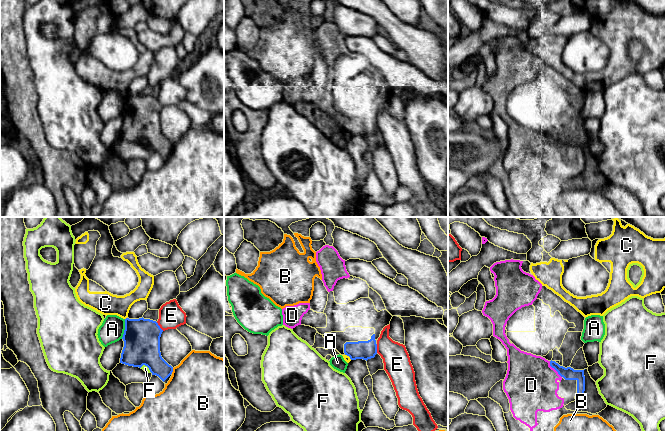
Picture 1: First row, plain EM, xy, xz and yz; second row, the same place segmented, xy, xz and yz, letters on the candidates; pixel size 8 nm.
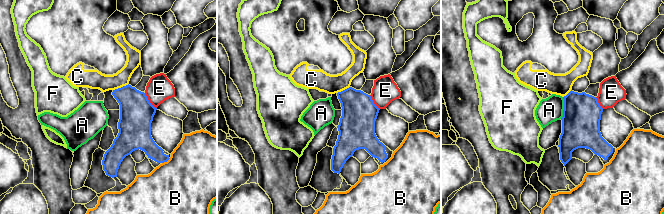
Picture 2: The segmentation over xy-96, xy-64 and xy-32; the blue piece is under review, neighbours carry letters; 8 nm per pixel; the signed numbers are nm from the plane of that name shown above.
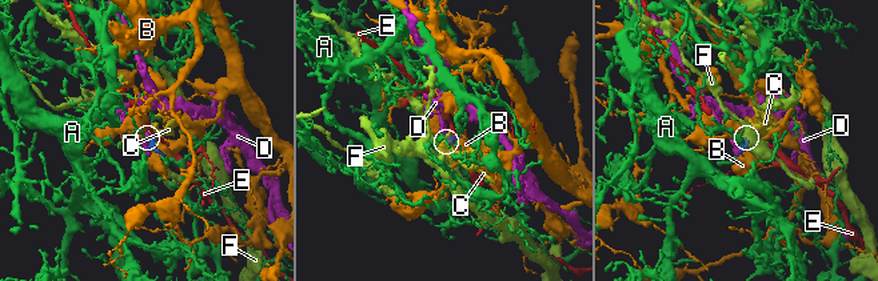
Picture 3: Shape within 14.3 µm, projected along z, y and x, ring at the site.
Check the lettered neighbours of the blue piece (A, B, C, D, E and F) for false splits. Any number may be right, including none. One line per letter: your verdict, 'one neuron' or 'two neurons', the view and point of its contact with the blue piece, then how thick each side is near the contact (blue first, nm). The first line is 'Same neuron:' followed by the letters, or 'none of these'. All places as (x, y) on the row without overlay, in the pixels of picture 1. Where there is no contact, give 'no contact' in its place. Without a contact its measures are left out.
Same neuron: D
A: two neurons; meets blue in xy at (125, 105); 300 nm thick on the blue side, 190 nm on the other
B: two neurons; meets blue in xy at (172, 147); 200 nm thick on the blue side, 480 nm on the other
C: two neurons; meets blue in xz at (348, 131); 150 nm thick on the blue side, 50 nm on the other
D: one neuron; meets blue in yz at (554, 144); 100 nm thick on the blue side, 420 nm on the other
E: two neurons; meets blue in xy at (159, 102); 300 nm thick on the blue side, 200 nm on the other
F: two neurons; meets blue in xy at (146, 141); 300 nm thick on the blue side, 50 nm on the other

